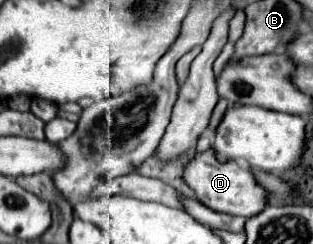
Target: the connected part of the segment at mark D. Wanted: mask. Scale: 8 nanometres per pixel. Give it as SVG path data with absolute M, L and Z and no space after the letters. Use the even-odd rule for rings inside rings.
M213 149L195 155L195 159L185 169L185 183L195 191L197 199L205 207L219 211L219 213L241 215L241 217L249 219L265 209L265 189L261 189L261 185L257 185L257 181L253 181L253 173L249 169L239 167L235 161L219 163L215 159Z

